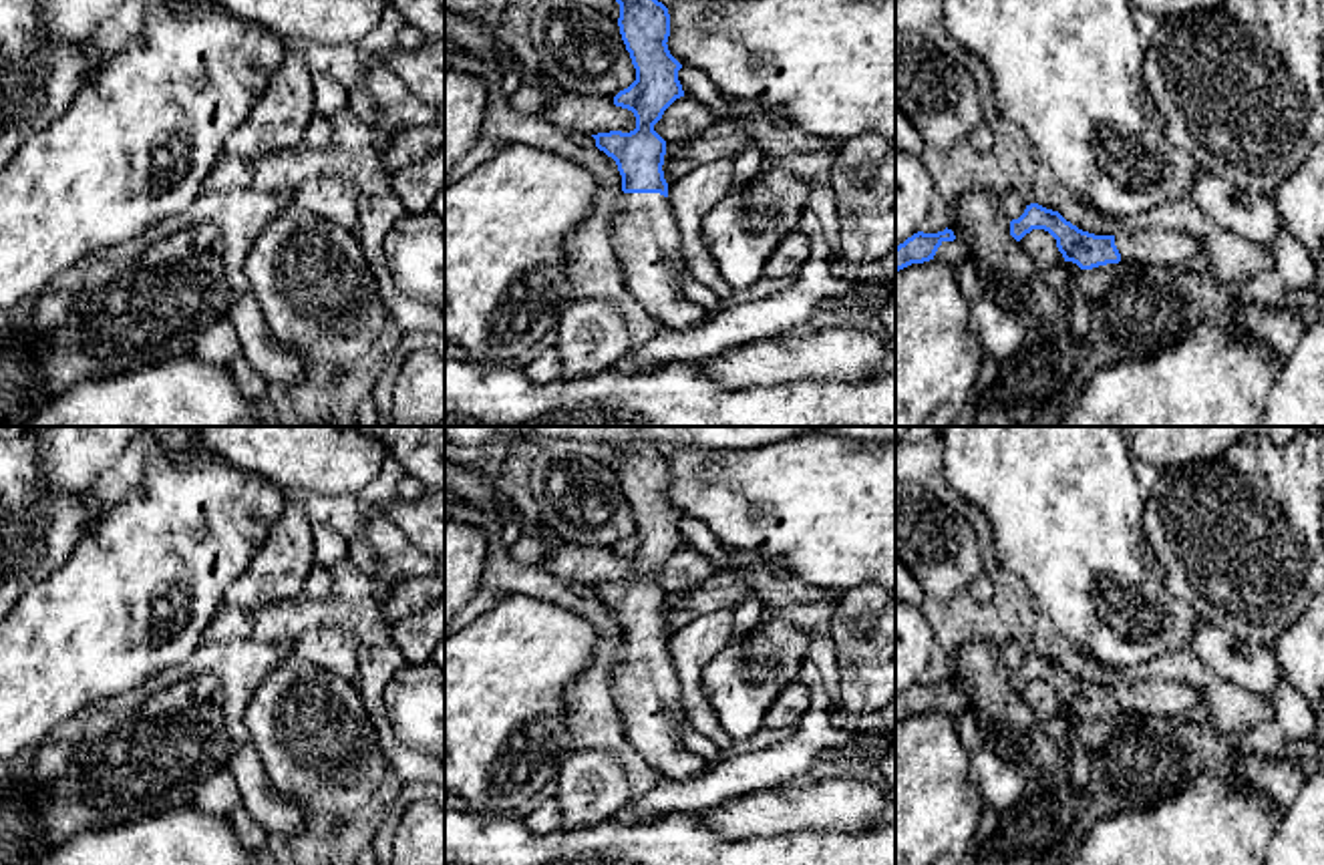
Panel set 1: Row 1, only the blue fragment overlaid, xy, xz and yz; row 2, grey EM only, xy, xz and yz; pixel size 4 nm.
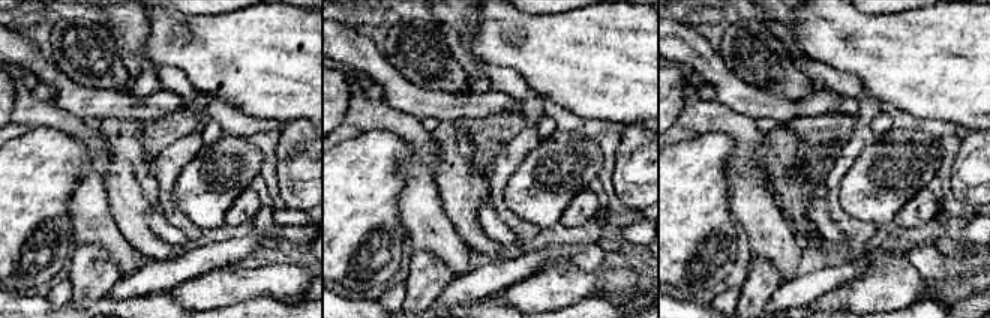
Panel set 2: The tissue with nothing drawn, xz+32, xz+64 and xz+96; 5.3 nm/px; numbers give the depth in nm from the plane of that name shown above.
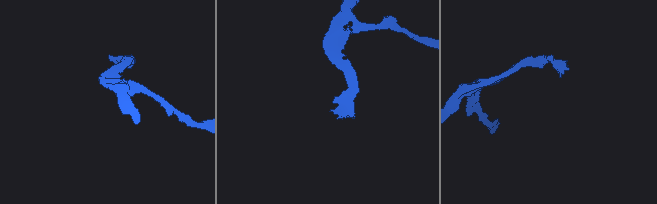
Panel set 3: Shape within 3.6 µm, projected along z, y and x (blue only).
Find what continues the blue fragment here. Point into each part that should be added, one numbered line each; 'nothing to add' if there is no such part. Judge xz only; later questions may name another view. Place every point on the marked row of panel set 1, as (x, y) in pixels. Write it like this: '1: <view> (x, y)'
1: xz (646, 240)

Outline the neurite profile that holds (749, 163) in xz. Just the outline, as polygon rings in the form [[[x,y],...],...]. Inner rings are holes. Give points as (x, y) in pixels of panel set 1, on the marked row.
[[[751,143],[732,159],[734,181],[753,181],[763,171],[765,161],[763,151]]]

